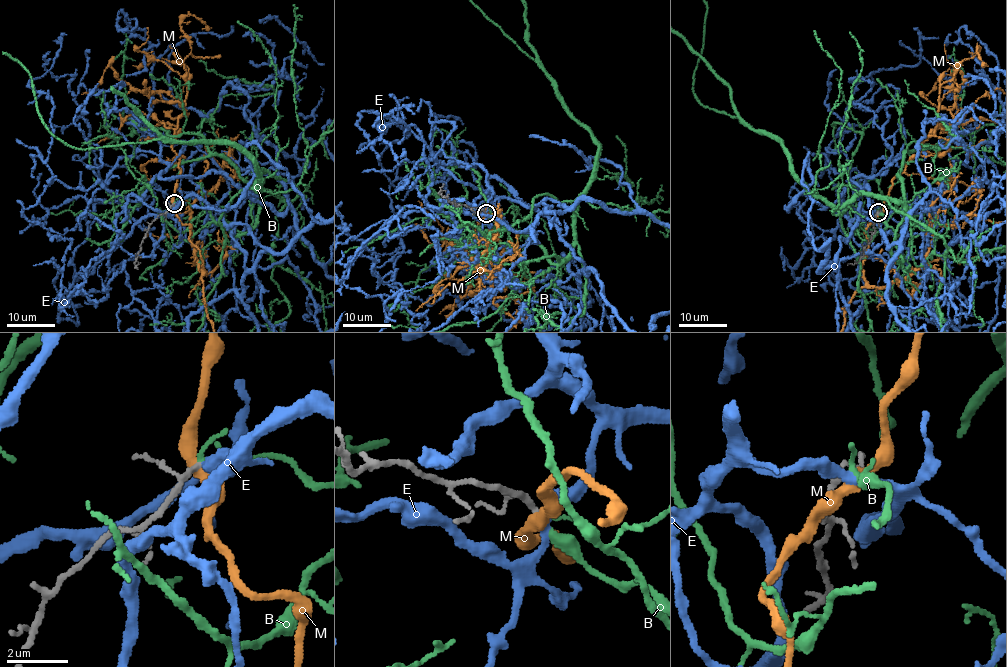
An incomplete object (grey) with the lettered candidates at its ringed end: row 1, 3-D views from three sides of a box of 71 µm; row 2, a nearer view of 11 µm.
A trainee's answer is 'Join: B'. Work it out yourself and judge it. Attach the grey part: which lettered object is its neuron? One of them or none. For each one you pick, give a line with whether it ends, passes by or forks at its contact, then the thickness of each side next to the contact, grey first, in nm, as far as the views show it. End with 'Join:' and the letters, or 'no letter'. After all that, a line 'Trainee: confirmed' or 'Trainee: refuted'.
B: it passes by; calibres 130 and 160 nm
Join: B
Trainee: confirmed

